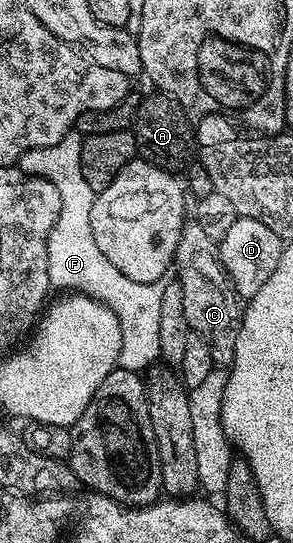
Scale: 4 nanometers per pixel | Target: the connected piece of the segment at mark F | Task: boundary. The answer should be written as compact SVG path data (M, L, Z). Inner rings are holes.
M71 131L64 135L64 139L60 139L60 143L24 151L16 165L34 177L48 179L62 196L58 222L52 227L46 240L48 279L51 286L55 290L62 289L58 291L84 293L107 305L120 323L122 346L118 365L141 374L161 358L160 299L164 299L164 284L162 281L136 283L136 279L128 279L128 275L124 275L124 271L116 271L116 267L112 267L112 263L104 259L104 251L96 247L96 239L92 239L92 207L96 194L92 187L88 187L88 179L84 179L80 163L83 140L83 134Z

